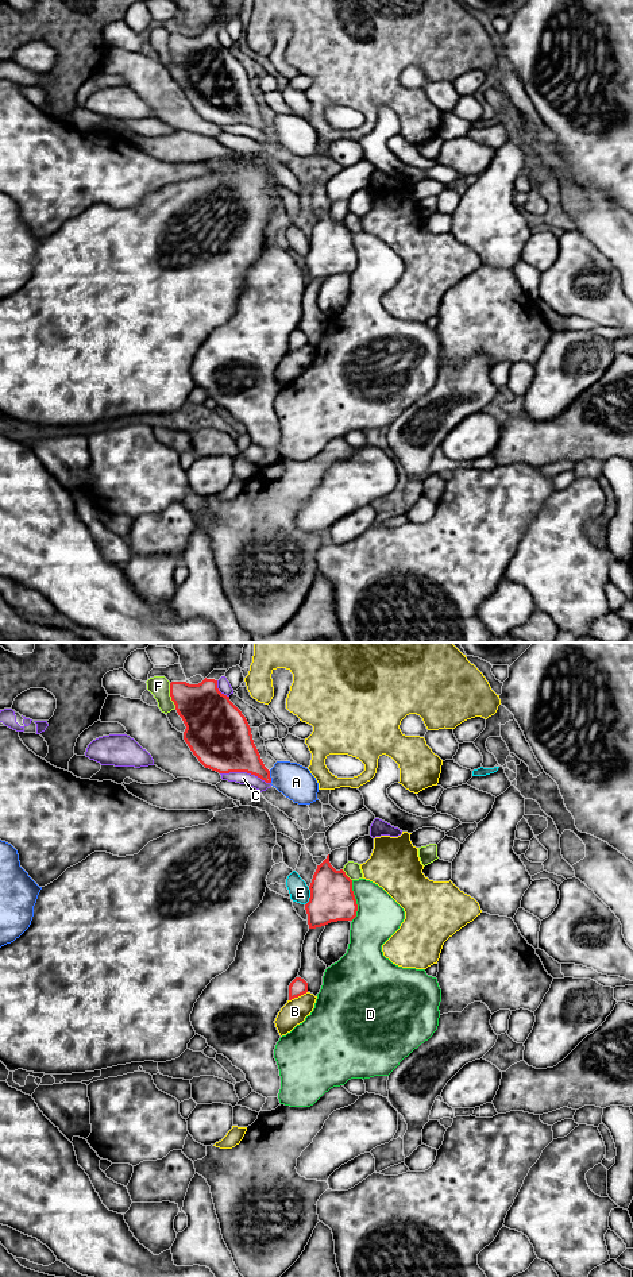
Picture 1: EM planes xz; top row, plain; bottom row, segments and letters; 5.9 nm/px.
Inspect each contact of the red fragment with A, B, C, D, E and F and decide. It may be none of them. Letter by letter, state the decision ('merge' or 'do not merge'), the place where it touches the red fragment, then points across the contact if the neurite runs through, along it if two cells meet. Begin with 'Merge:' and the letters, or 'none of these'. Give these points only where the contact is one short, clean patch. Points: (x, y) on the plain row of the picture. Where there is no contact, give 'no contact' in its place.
Merge: none of these
A: do not merge; contact xz (270, 130)
B: do not merge; contact xz (297, 348); border xz (307, 343), (289, 352)
C: do not merge; contact xz (244, 123)
D: do not merge; contact xz (355, 253)
E: do not merge; contact xz (311, 249); border xz (309, 239), (309, 253), (305, 257)
F: do not merge; contact xz (170, 47)

